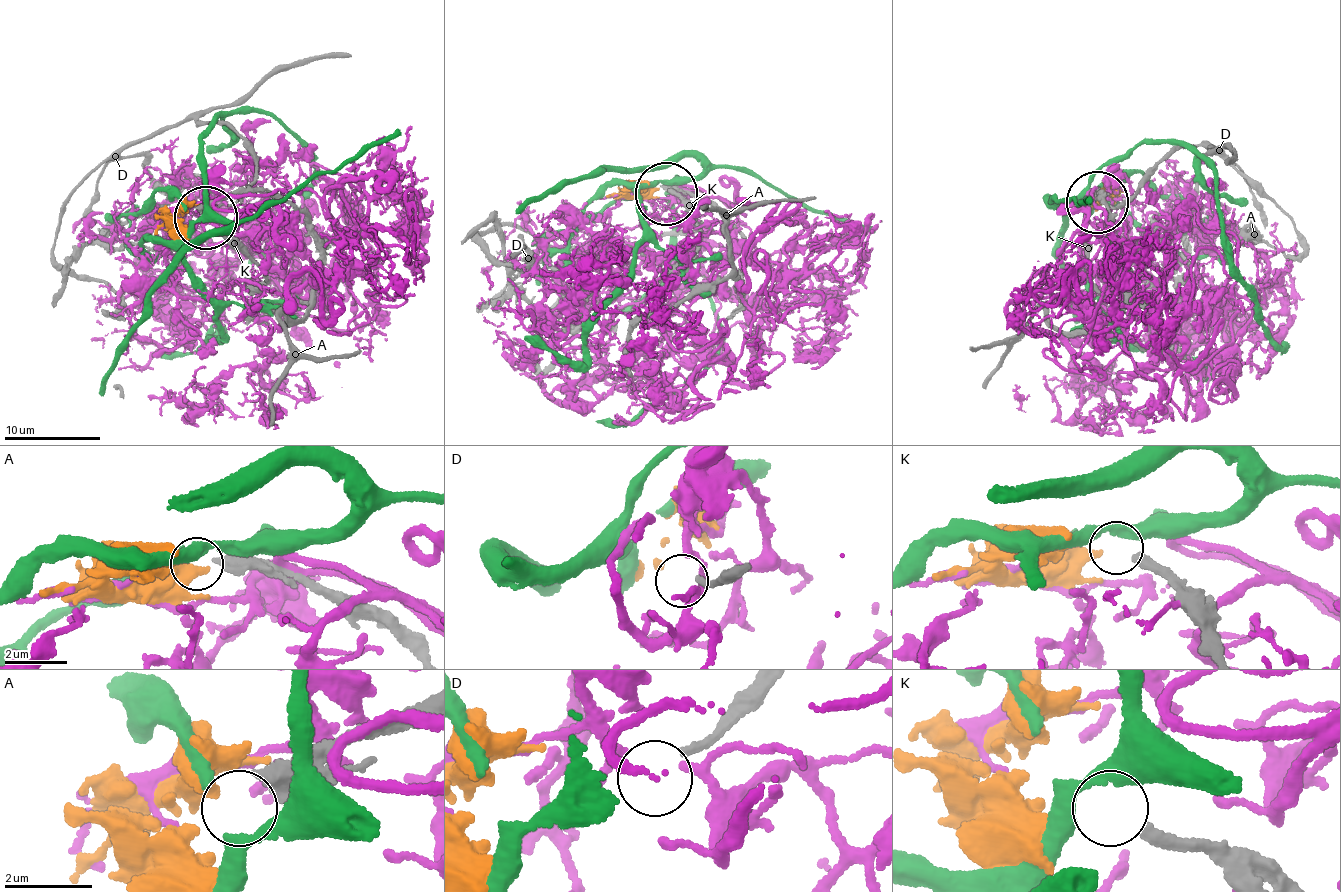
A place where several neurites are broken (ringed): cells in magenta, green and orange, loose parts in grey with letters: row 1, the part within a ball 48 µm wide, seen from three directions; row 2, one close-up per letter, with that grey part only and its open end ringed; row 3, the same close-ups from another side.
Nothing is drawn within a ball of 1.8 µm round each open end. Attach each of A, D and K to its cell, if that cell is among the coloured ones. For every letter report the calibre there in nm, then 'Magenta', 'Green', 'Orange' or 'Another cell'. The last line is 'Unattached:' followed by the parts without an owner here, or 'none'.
A: Thickness 360 nm. Another cell
D: Thickness 180 nm. Another cell
K: Thickness 300 nm. Another cell
Unattached: A, D, K

